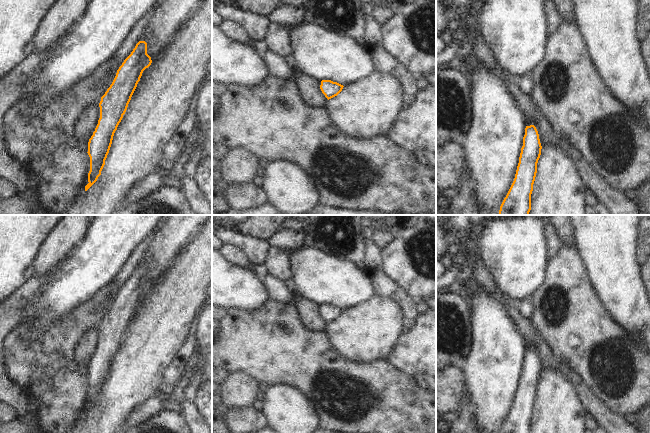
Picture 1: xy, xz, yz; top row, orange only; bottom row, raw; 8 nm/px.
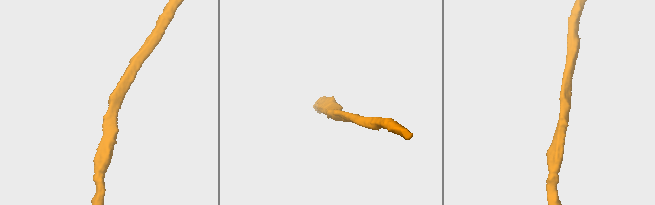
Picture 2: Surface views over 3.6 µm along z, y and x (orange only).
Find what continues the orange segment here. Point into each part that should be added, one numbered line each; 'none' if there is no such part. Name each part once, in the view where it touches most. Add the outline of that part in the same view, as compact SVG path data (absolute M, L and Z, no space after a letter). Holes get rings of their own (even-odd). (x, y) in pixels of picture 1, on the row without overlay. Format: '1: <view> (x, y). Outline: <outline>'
none.

